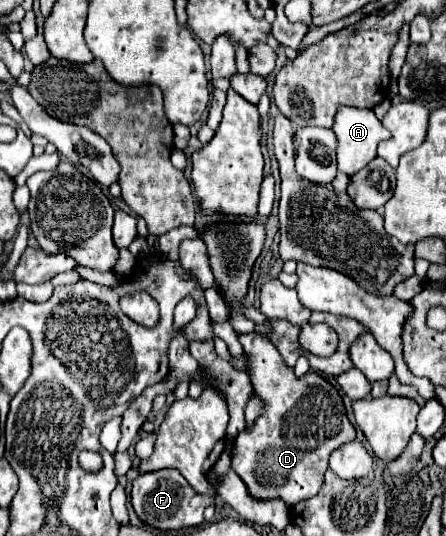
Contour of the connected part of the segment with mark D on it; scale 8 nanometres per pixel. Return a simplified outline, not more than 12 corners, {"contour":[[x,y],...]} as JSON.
{"contour":[[242,333],[268,403],[232,445],[254,497],[304,501],[356,439],[340,393]]}

